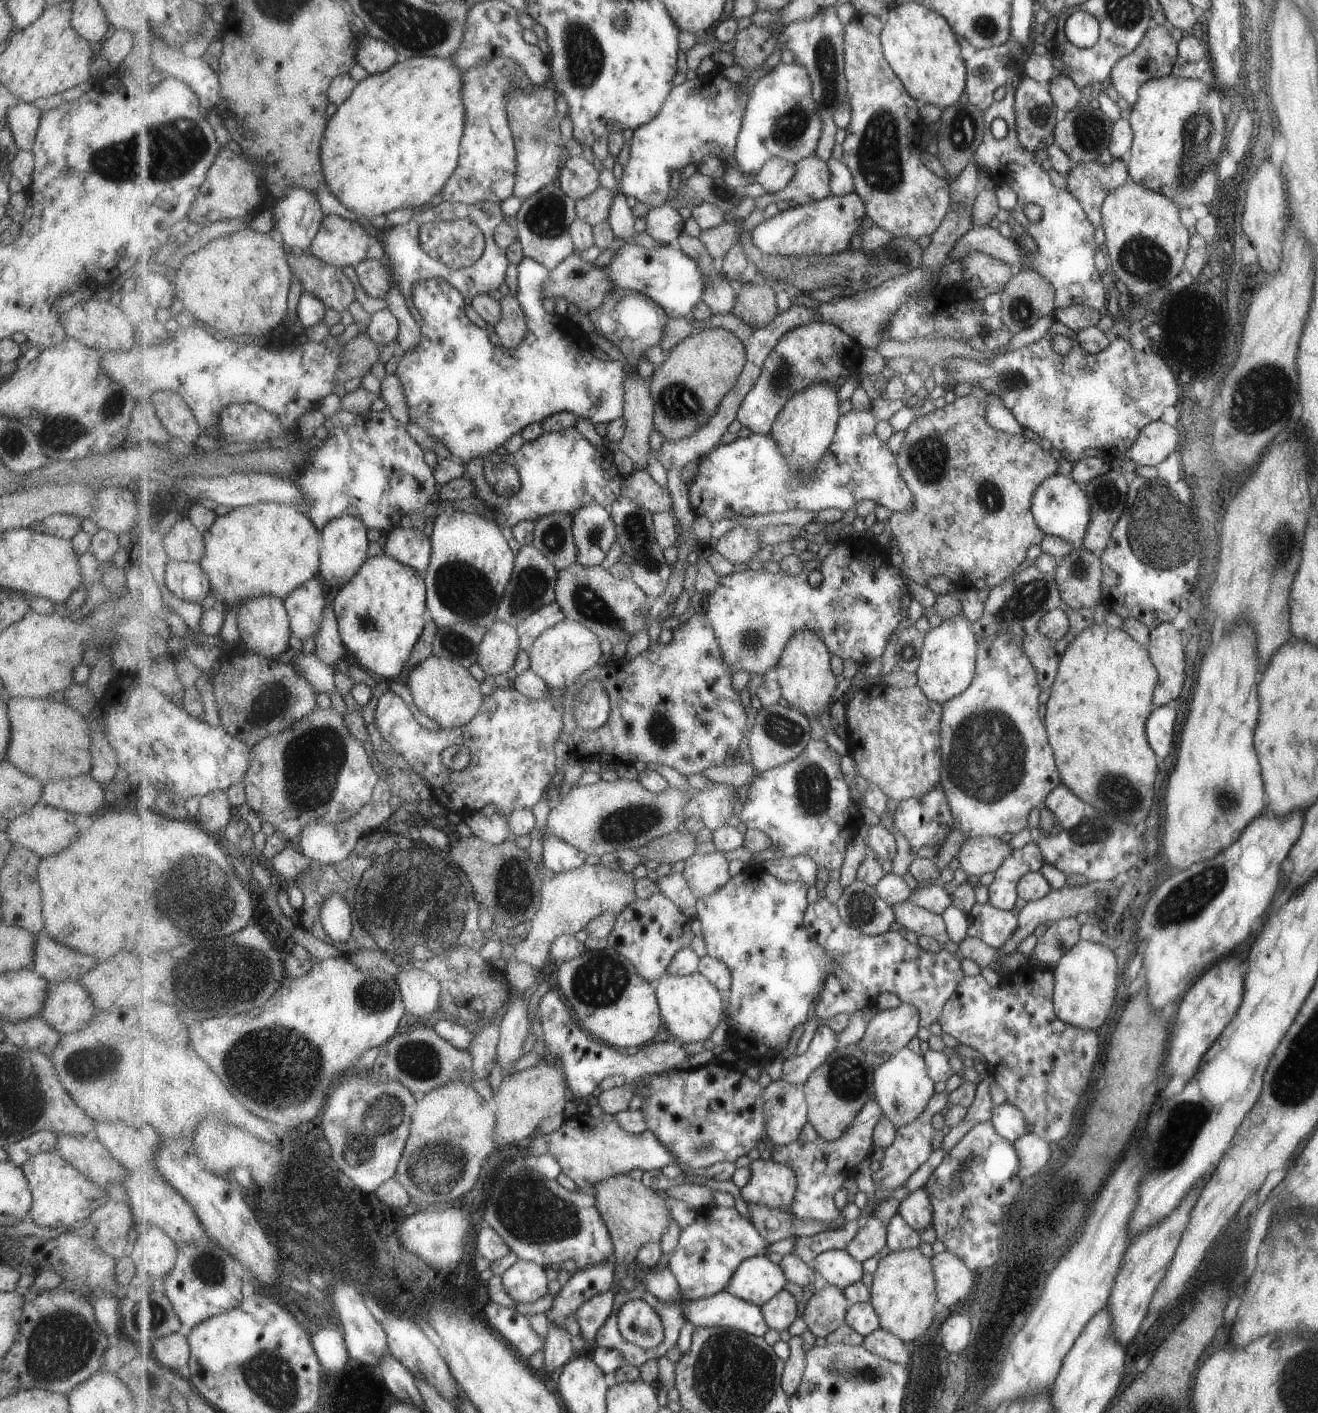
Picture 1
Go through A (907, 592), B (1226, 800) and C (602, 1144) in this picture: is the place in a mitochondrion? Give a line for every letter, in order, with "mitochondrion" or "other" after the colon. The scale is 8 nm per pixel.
A: other
B: mitochondrion
C: other

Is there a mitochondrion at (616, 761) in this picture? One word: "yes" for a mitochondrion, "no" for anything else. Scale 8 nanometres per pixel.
no

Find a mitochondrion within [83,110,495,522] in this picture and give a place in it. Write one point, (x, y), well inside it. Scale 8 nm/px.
(169, 153)

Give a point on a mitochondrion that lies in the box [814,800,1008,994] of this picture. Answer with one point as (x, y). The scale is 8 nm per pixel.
(861, 907)

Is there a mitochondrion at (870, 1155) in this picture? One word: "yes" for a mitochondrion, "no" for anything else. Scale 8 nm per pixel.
no

